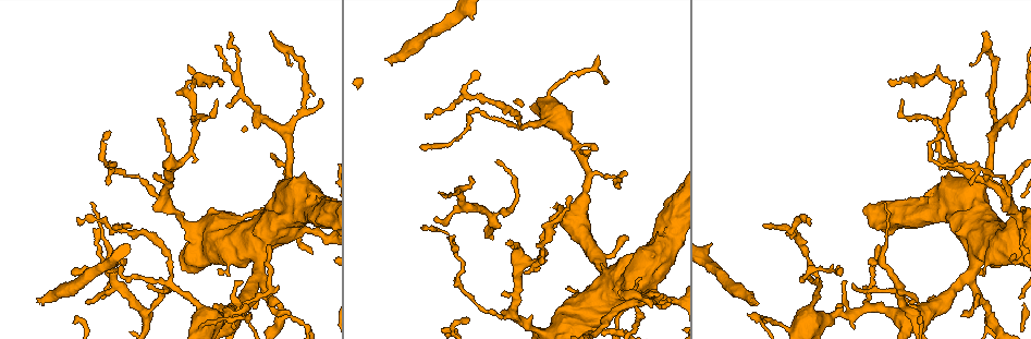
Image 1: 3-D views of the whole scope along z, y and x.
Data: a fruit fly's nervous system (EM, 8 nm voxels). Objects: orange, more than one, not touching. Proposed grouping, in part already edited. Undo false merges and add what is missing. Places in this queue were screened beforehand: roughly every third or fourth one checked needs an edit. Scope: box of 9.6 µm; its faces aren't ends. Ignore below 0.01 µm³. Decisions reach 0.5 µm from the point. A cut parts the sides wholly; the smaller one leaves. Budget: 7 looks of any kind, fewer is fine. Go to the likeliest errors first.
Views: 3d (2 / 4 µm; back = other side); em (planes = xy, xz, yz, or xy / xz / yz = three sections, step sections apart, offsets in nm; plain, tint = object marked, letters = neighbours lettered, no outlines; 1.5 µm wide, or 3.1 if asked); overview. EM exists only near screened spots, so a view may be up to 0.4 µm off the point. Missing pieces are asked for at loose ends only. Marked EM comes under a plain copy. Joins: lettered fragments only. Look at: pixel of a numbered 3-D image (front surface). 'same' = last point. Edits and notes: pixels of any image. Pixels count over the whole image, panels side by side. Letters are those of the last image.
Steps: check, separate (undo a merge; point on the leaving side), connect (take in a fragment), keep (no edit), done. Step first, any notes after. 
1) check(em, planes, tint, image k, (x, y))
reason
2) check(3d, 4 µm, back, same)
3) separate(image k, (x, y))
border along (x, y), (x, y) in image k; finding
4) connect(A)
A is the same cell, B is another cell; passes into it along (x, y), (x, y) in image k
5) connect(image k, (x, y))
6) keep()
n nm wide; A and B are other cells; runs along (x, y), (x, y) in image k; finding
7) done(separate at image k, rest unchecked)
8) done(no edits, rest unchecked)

check(3d, 4 µm, image 1, (391, 64))
an open end

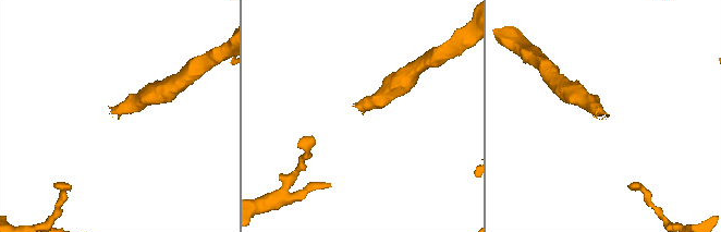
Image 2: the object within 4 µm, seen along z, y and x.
check(em, planes, letters, image 2, (362, 113))

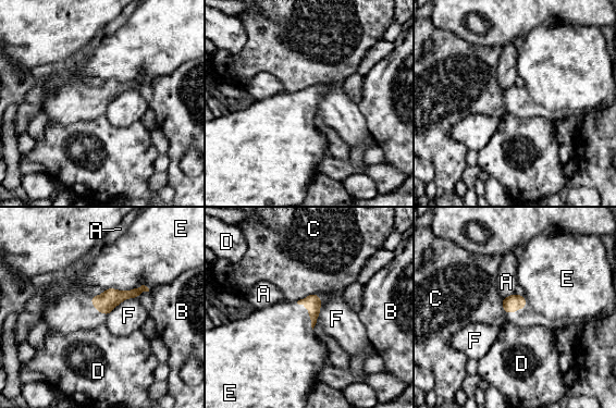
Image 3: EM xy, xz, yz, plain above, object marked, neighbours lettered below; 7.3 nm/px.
connect(E)
E is the same cell, A, B, C, D and F are other cells; the neuron continues

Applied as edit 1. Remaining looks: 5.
check(overview)
redraw

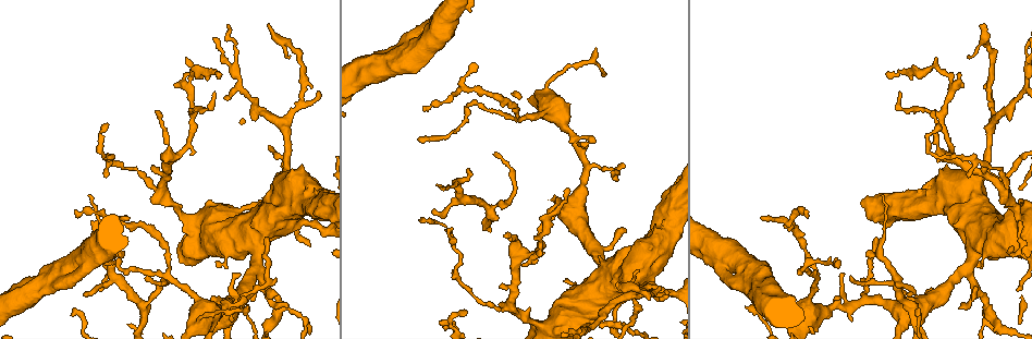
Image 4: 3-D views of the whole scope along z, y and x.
check(3d, 4 µm, image 4, (494, 153))
thin end

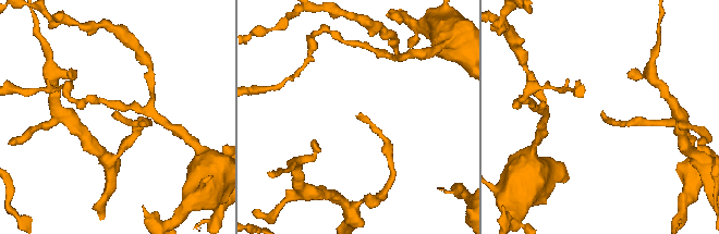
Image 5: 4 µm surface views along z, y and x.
check(em, planes, letters, image 5, (116, 112))
shape alone is not enough

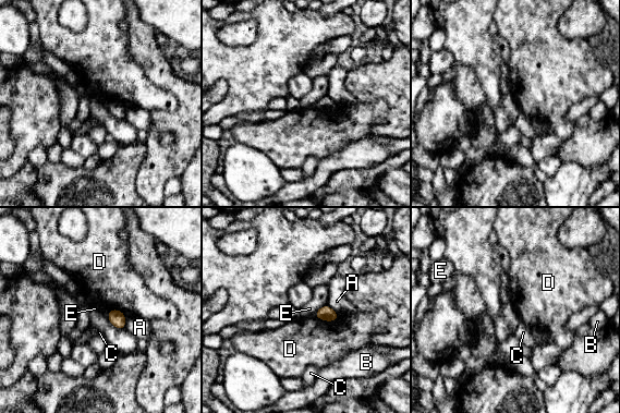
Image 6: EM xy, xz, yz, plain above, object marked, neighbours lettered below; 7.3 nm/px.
keep()
A, B, C, D and E are other cells; border along (313, 315), (327, 320), (340, 317) in image 6; no lettered fragment goes on from it

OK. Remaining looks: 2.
check(em, planes, letters, image 4, (466, 312))
branch stops here

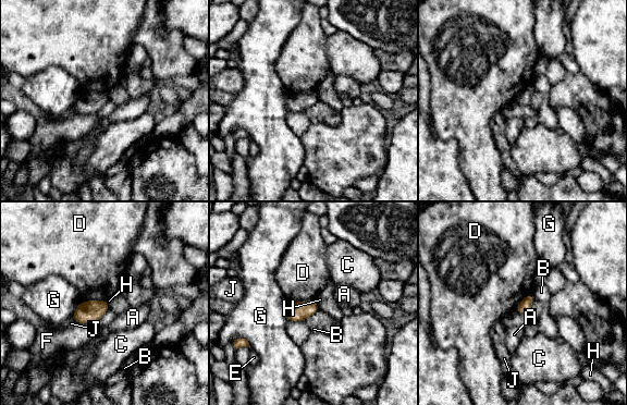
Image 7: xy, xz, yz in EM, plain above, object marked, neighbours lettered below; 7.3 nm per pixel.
keep()
A, B, C, D, E, F, G, H and J are other cells; border along (316, 301), (319, 309) in image 7; none of them fits

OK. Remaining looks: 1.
done(connect at image 3, rest unchecked)

